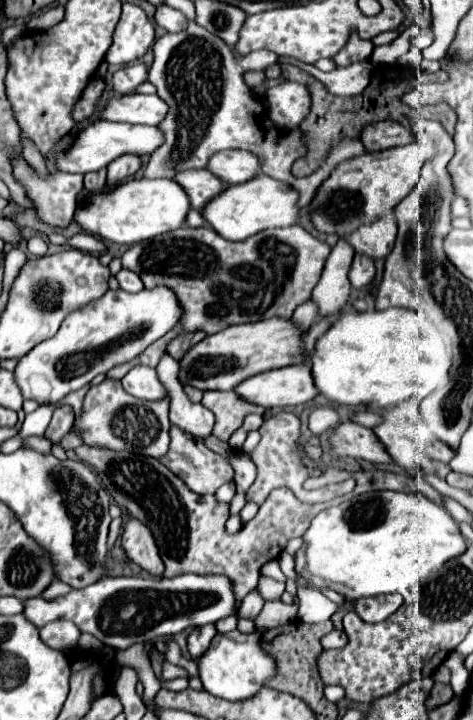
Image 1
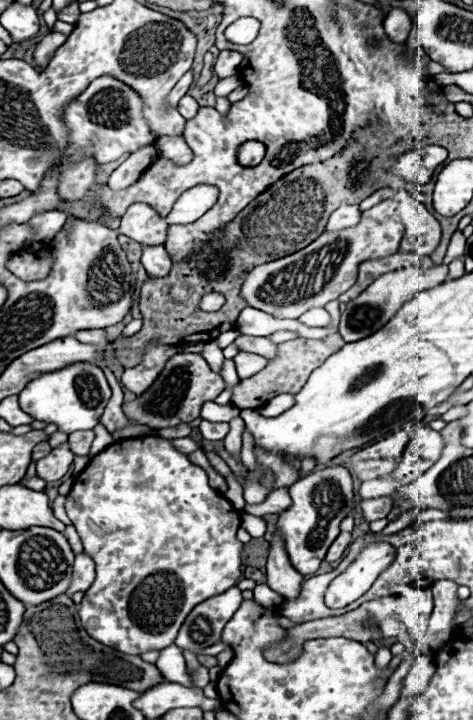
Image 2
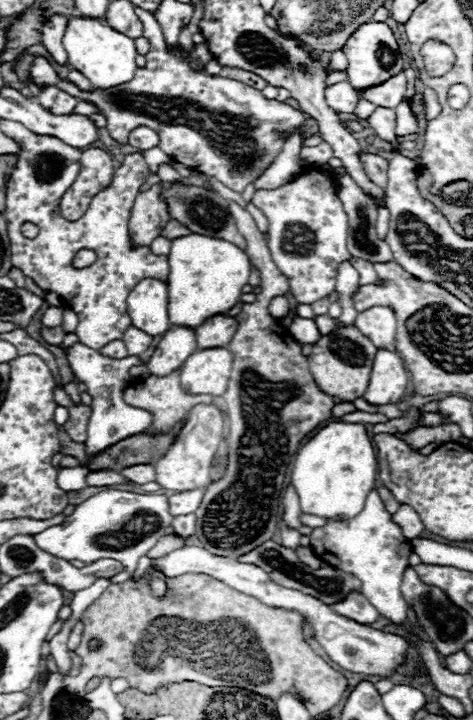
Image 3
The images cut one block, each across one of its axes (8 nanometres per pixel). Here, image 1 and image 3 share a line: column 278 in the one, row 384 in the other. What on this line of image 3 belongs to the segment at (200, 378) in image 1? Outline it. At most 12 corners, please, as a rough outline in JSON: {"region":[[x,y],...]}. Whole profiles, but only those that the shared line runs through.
{"region":[[340,326],[312,344],[310,372],[344,402],[366,392],[378,348]]}

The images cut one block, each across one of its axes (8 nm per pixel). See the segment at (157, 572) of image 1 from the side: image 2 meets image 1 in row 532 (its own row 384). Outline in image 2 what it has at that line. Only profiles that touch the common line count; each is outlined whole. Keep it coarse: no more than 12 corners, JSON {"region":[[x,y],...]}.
{"region":[[148,344],[142,362],[124,370],[122,386],[136,396],[146,392],[178,350]]}

